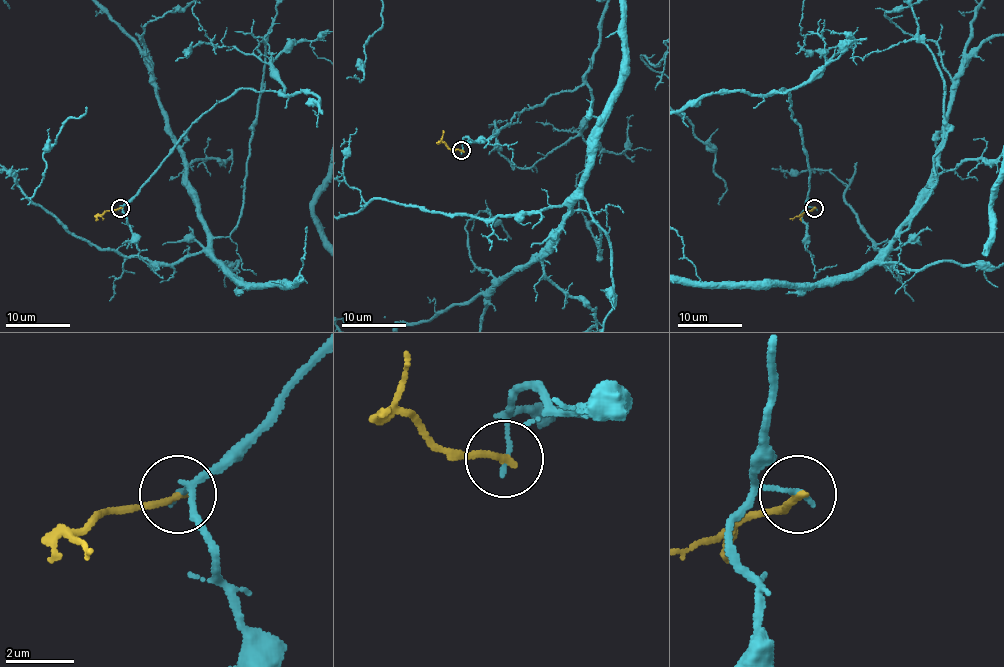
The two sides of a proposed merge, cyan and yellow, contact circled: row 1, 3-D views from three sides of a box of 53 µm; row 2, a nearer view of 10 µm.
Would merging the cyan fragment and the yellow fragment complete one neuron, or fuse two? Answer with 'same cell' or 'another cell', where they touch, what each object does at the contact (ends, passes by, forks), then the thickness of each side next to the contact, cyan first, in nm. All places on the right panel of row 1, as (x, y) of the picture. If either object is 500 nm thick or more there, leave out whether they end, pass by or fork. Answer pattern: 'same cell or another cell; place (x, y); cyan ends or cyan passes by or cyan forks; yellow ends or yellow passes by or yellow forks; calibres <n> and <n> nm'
another cell; place (814, 208); cyan ends; yellow ends; calibres 130 and 200 nm

